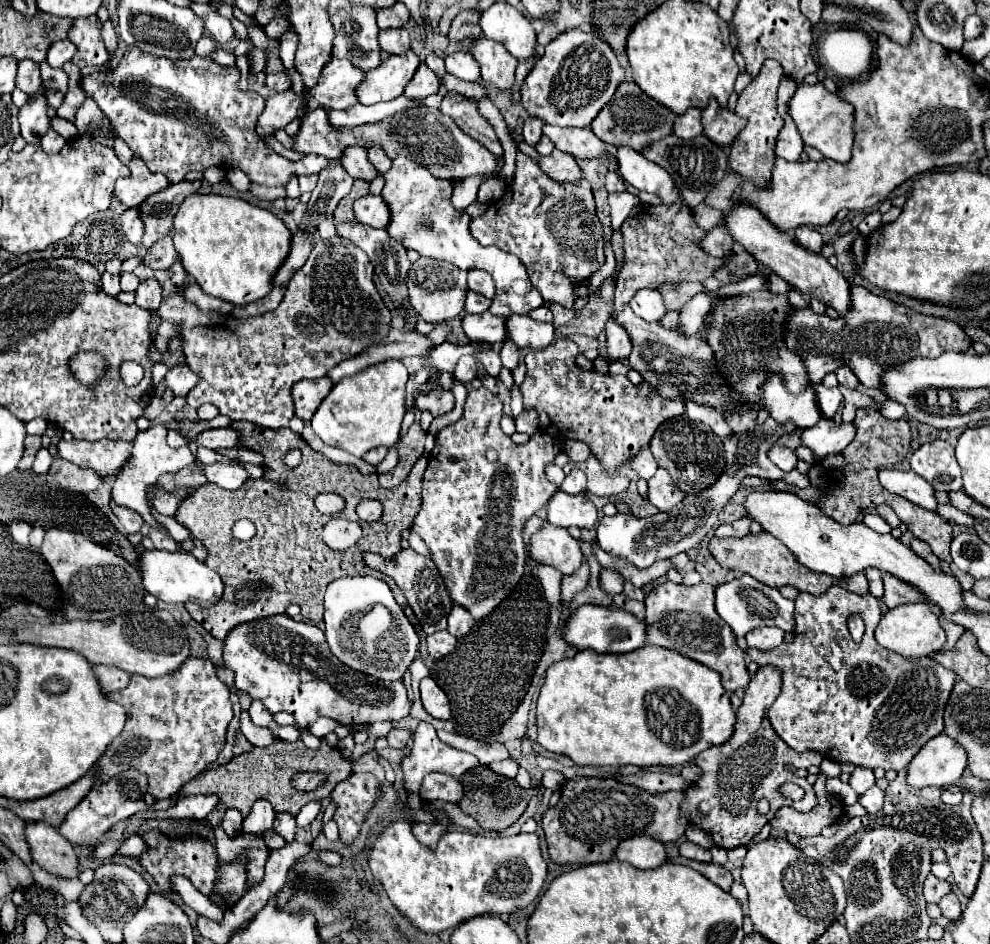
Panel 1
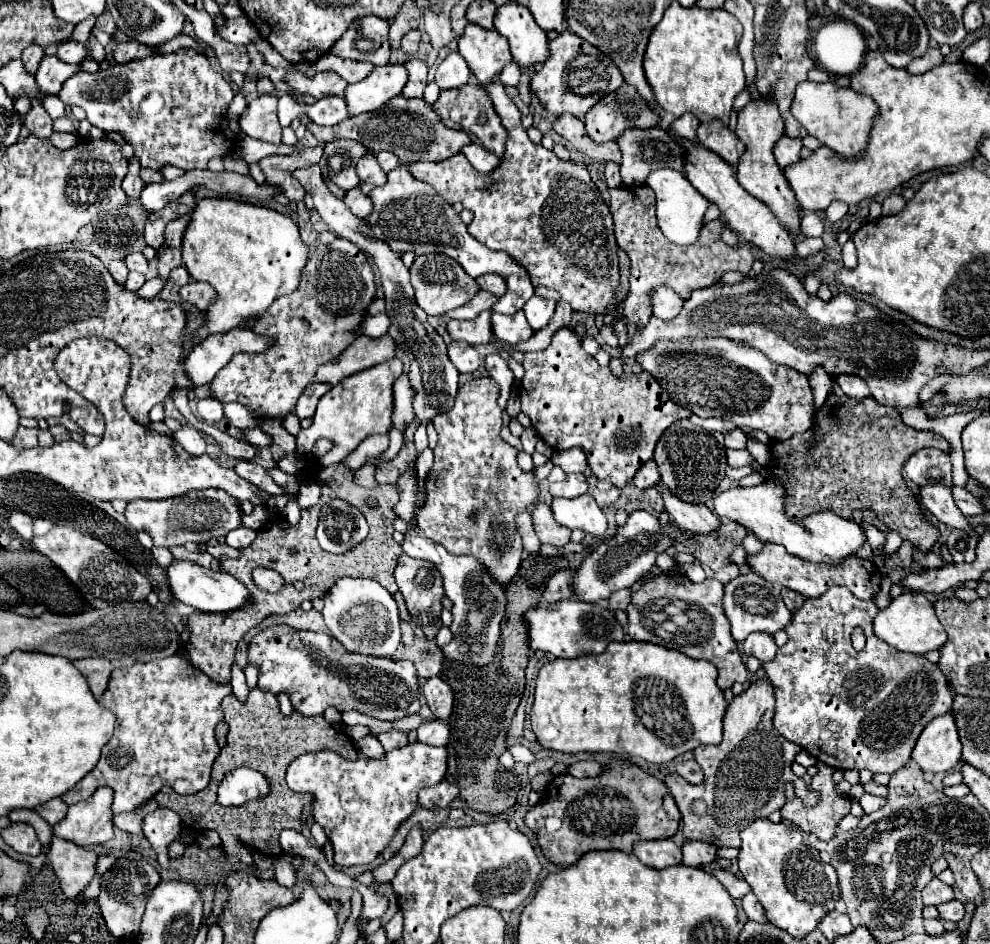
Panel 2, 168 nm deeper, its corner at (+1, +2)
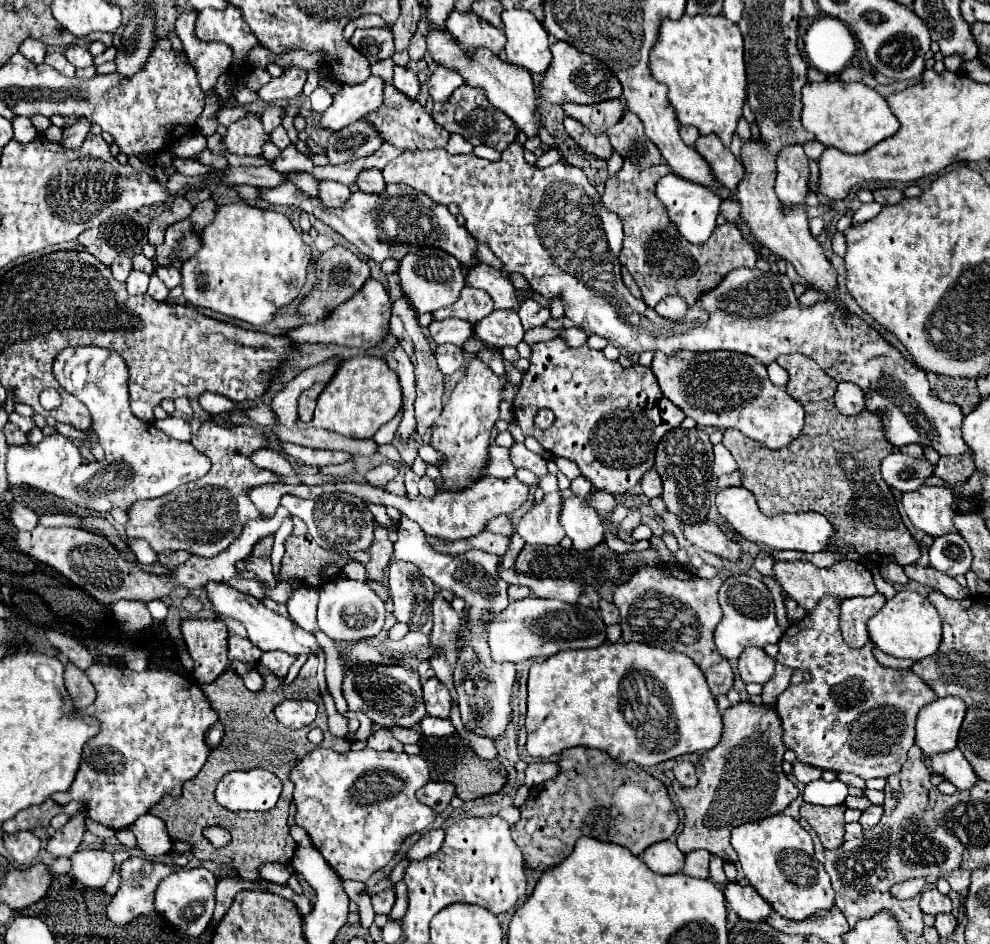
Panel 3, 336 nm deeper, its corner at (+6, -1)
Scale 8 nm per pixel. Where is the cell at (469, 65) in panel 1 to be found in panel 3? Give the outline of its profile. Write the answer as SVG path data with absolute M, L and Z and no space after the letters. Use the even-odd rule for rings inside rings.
M437 66L433 70L433 74L427 80L429 84L429 94L435 102L443 102L447 100L455 88L459 88L463 84L463 76L459 72L453 72L451 68L445 66Z

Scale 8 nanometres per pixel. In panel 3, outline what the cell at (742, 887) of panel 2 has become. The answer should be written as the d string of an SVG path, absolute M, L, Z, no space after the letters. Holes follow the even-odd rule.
M727 882L723 894L729 908L735 914L739 914L741 920L759 922L773 912L773 908L751 886L743 886L739 882Z

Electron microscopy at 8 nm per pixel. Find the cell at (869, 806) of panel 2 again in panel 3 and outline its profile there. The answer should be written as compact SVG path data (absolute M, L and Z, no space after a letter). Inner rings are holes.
M869 806L867 810L863 810L859 824L863 826L863 830L867 830L867 828L875 826L881 820L881 816L883 816L883 806Z

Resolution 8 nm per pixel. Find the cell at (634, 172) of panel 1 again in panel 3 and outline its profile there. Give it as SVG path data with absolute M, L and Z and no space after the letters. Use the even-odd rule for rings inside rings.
M671 172L671 174L663 176L657 182L655 194L661 200L661 204L665 206L669 220L673 222L673 226L677 228L677 234L683 240L687 240L691 244L703 244L703 242L707 242L707 238L711 236L711 232L715 228L715 218L719 214L719 204L721 204L721 198L715 192L711 192L711 190L699 186L699 184L687 182L687 180L679 178L679 176L675 176Z

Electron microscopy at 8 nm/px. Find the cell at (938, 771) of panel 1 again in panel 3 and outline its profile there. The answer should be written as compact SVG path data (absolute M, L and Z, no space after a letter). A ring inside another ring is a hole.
M937 698L933 704L921 708L917 716L915 744L923 758L955 750L965 708L967 706L959 698Z

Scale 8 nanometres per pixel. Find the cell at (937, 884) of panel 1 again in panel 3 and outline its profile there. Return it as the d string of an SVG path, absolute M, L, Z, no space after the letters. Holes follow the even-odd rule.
M931 888L931 890L925 890L921 894L921 902L919 902L921 910L925 914L939 914L939 912L951 912L951 898L949 896L943 896L939 890Z

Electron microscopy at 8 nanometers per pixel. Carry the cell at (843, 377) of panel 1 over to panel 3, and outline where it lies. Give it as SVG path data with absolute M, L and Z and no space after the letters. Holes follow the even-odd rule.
M839 382L835 392L835 406L845 416L859 414L861 410L865 410L865 394L859 386L851 382Z

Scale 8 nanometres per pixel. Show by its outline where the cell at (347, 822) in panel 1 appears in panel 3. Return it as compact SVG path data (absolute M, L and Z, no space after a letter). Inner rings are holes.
M315 748L299 760L289 780L295 784L295 822L309 832L315 848L343 880L365 882L395 856L407 836L425 830L437 816L431 808L415 800L415 792L431 780L427 762L421 754L409 756L405 752L377 752L371 748L339 754L335 750Z

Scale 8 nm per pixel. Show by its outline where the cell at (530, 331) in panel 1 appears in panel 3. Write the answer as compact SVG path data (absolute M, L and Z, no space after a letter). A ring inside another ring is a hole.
M493 310L491 316L475 324L475 336L489 346L517 346L523 340L523 326L515 310Z

